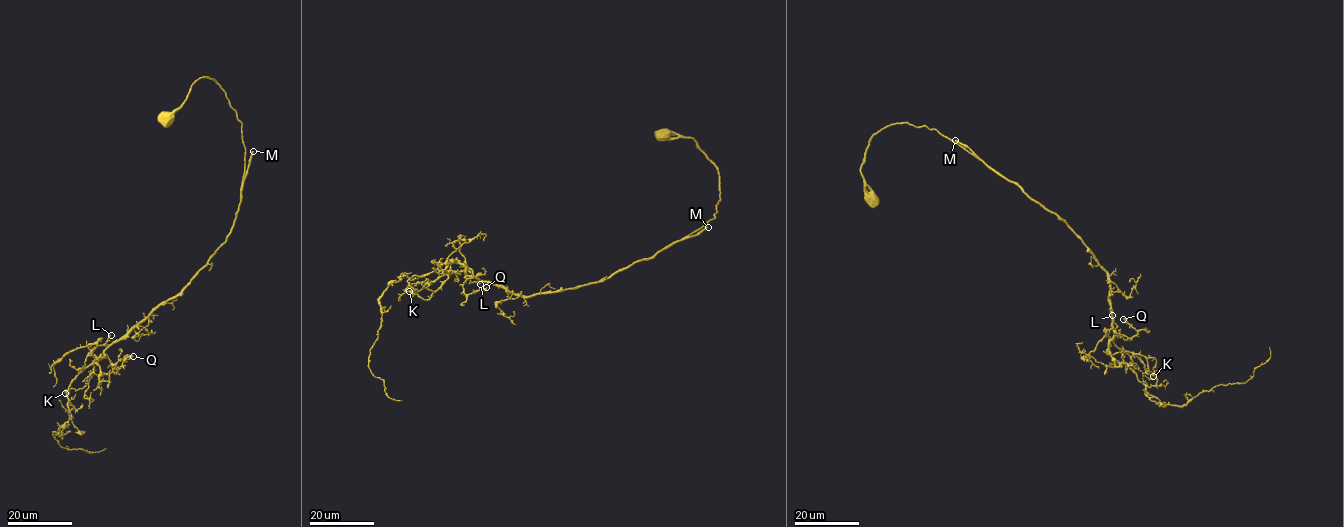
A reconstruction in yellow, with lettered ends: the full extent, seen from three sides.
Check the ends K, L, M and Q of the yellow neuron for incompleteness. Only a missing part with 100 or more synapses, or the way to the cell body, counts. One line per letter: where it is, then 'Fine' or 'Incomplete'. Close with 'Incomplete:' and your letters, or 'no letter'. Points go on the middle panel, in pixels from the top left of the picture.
K: Place: (409, 291). Fine
L: Place: (480, 284). Fine
M: Place: (708, 227). Incomplete
Q: Place: (486, 287). Fine
Incomplete: M

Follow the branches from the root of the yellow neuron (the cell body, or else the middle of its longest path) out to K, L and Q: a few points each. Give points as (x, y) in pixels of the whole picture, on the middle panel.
K: (663, 134), (716, 166), (717, 212), (698, 230), (573, 289), (510, 293), (453, 263), (429, 299), (409, 291)
L: (663, 134), (694, 139), (716, 166), (713, 219), (574, 289), (530, 296), (471, 277), (480, 284)
Q: (663, 134), (694, 139), (716, 166), (714, 218), (574, 289), (530, 296), (465, 276), (465, 294), (486, 287)

